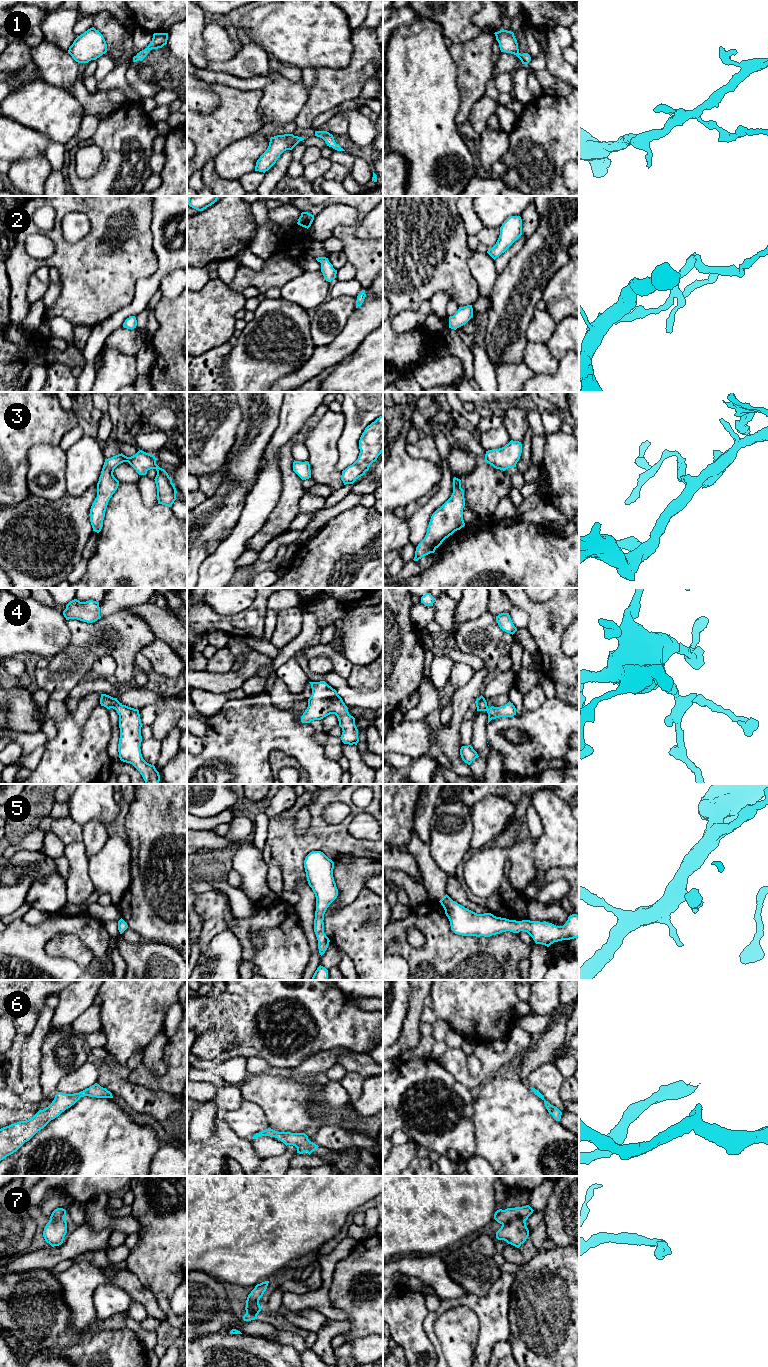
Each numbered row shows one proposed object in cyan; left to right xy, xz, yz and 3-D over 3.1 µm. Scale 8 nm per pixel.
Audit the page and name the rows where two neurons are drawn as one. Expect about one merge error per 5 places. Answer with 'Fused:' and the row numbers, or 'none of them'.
Fused: none of them

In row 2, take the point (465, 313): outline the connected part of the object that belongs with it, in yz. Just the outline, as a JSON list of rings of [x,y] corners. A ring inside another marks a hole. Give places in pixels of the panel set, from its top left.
[[[472,305],[459,307],[453,316],[449,317],[449,328],[456,330],[465,325],[473,317]]]

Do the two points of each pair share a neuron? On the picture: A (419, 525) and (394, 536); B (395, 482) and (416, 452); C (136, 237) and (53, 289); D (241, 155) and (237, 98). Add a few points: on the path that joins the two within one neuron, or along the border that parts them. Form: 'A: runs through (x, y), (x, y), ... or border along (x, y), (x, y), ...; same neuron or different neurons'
A: border along (406, 520), (410, 541); different neurons
B: border along (405, 443), (405, 450), (411, 456), (435, 462); different neurons
C: border along (61, 286), (58, 299), (52, 305), (47, 306); different neurons
D: border along (256, 132), (234, 140), (220, 151); different neurons

